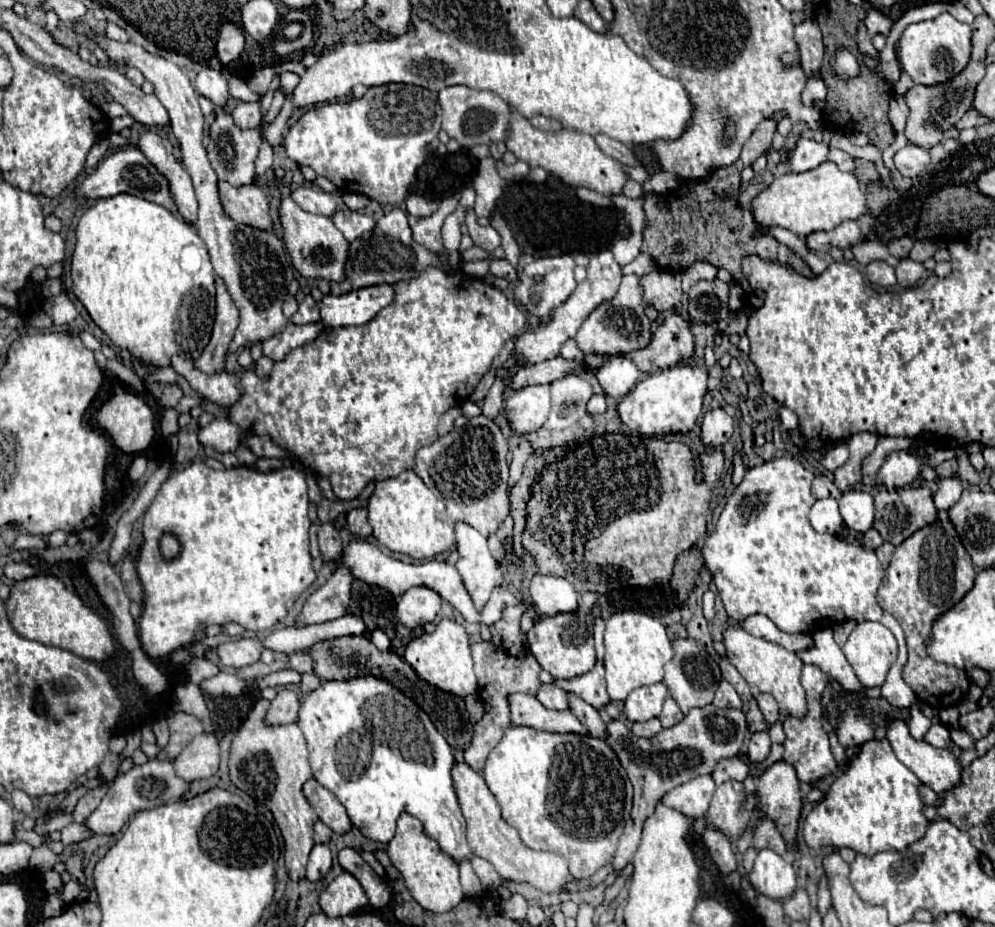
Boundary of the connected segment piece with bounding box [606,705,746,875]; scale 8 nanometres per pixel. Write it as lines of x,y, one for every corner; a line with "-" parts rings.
714,705
692,709
678,725
662,729
660,733
650,737
648,751
646,739
636,737
620,719
612,719
606,725
606,733
606,743
610,745
610,749
614,749
634,785
632,815
626,821
622,837
618,839
618,851
614,857
616,875
620,875
622,867
632,861
632,855
640,843
642,823
648,815
652,815
658,799
676,785
682,785
700,775
710,775
720,759
730,759
740,753
746,735
746,717
740,709
718,709

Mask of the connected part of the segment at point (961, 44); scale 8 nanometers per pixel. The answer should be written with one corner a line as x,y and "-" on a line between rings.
942,13
928,21
912,23
904,29
898,41
900,45
898,57
900,57
902,69
912,77
914,83
920,83
920,85
944,83
954,75
958,75
968,65
970,51
972,51
970,37
972,37
970,25
954,19
950,13

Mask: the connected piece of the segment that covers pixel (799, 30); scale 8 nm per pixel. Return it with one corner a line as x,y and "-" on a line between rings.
804,21
800,25
796,25
794,31
796,43
800,47
800,55
802,55
802,69
804,73
810,77
814,73
820,71
820,63
824,57
824,47
822,47
822,33
816,21

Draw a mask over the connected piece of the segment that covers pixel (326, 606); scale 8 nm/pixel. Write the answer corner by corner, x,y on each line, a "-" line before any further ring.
338,567
334,575
308,597
304,611
298,617
298,625
306,625
306,619
316,619
316,623
338,619
348,609
348,589
352,587
354,575
348,567

